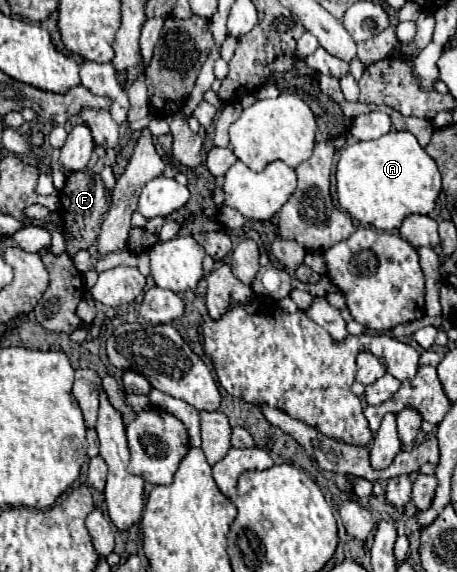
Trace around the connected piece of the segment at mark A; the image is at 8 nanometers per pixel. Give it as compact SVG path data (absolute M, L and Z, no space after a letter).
M391 129L373 141L357 141L339 153L337 163L337 199L339 205L361 225L391 231L407 215L427 215L435 209L441 193L441 173L435 161L409 131Z

